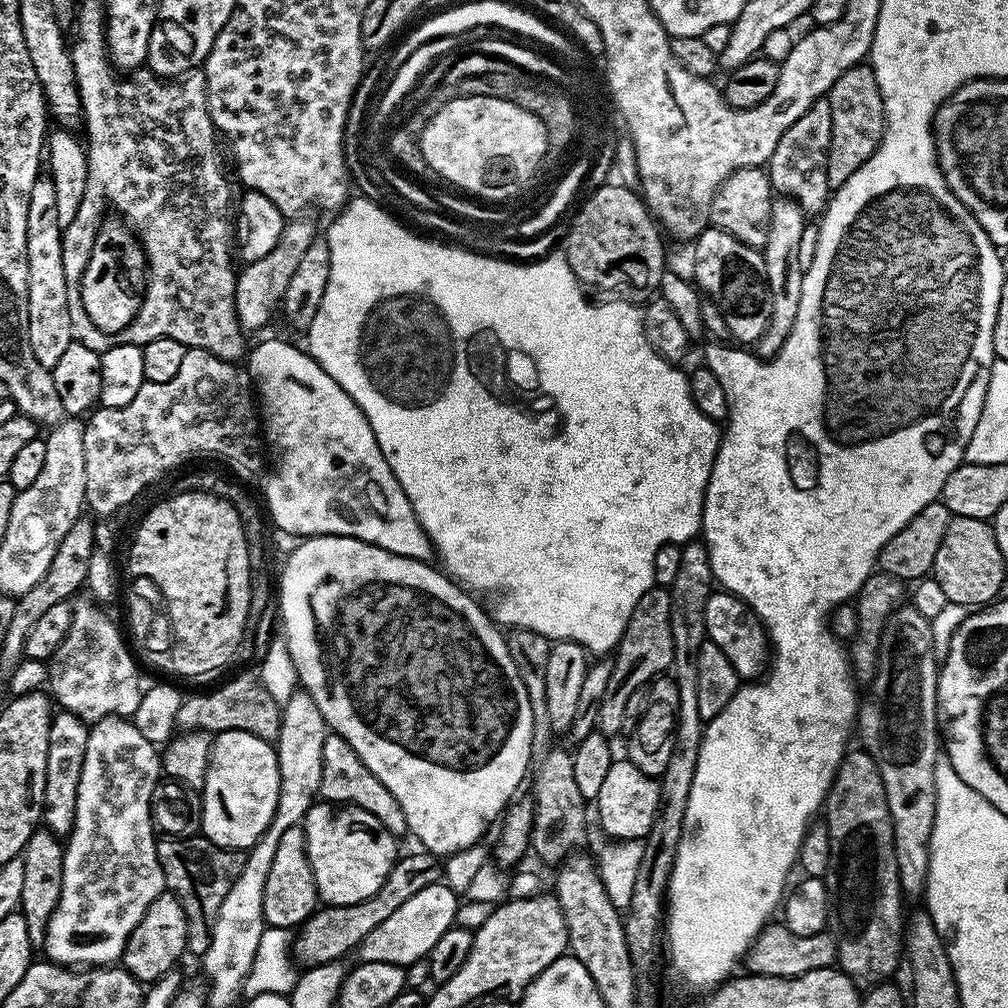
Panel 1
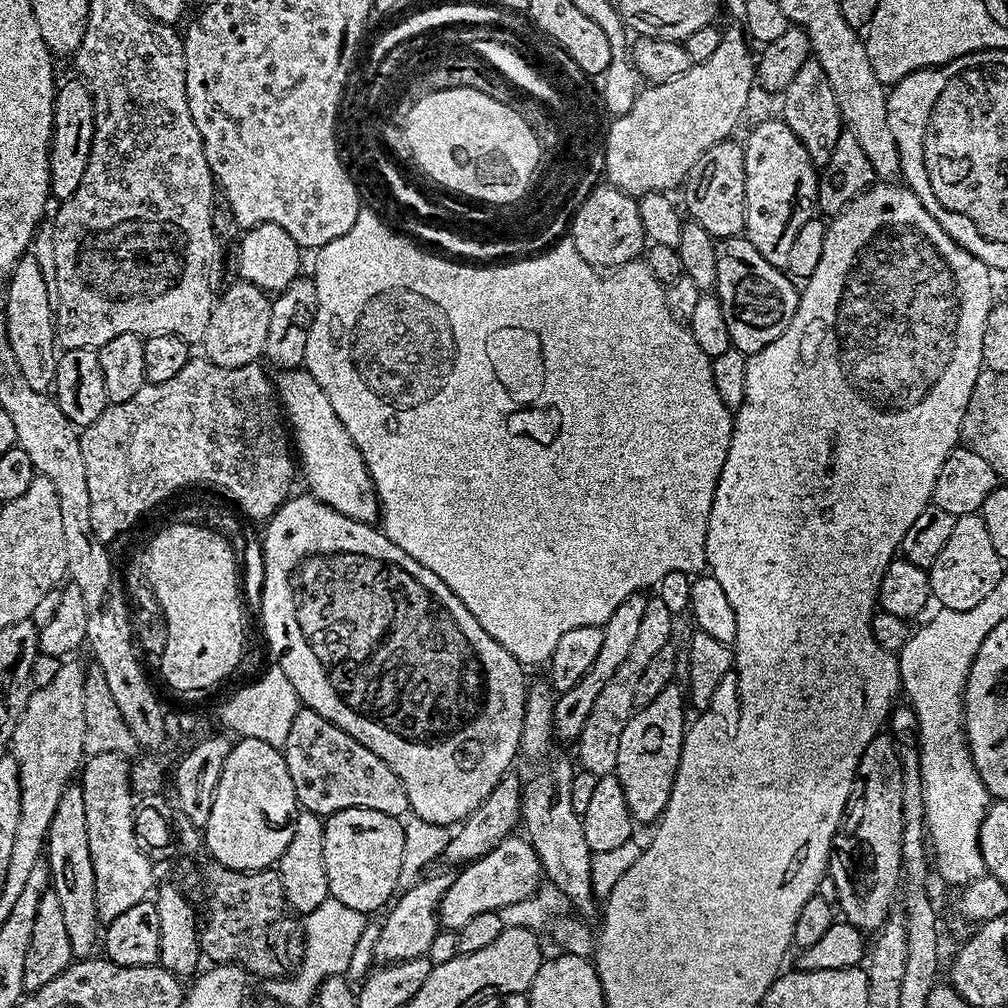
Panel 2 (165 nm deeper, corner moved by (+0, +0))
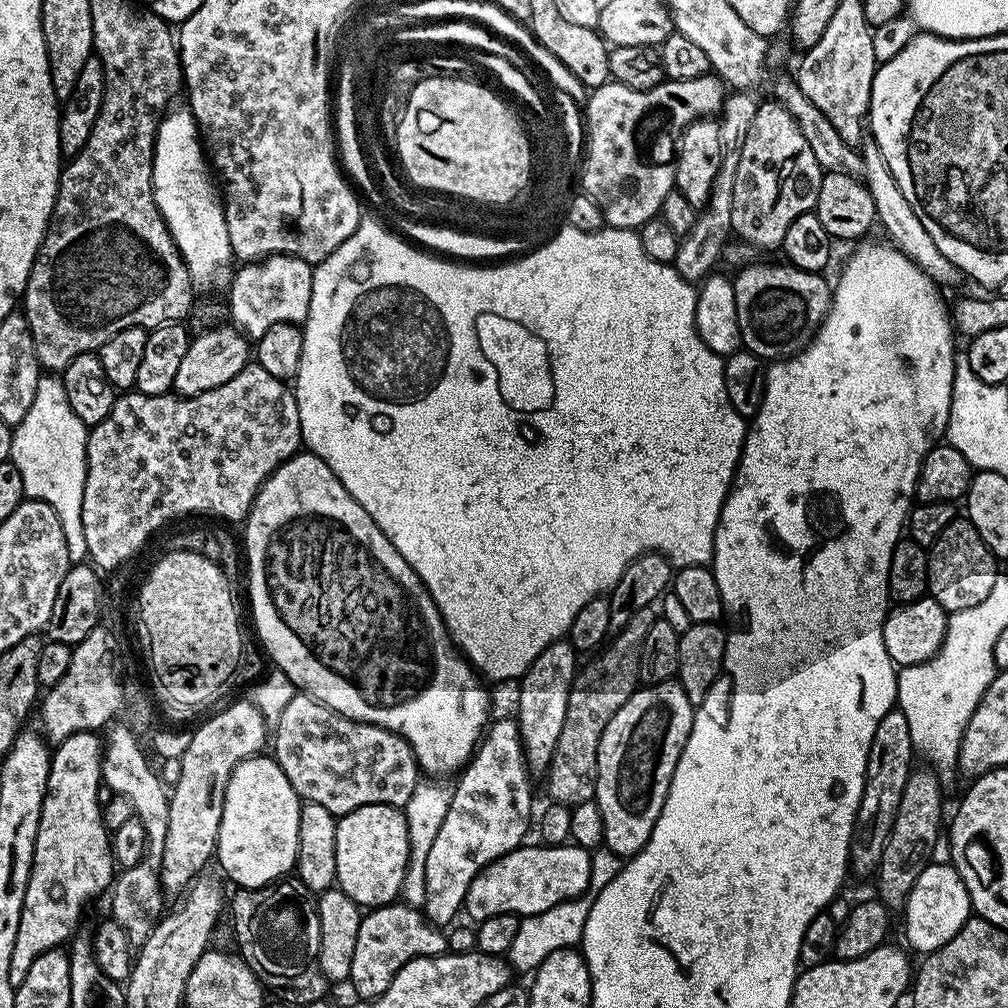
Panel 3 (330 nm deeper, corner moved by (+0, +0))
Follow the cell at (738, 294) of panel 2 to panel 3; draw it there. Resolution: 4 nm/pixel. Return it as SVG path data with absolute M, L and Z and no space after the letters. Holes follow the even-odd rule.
M752 264L742 269L736 281L730 284L731 295L732 292L736 295L736 324L744 339L743 347L765 362L796 355L816 335L816 329L824 321L828 305L832 303L832 288L823 280L823 275L781 264Z

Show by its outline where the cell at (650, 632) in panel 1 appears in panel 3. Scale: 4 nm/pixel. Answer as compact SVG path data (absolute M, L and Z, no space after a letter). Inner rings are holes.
M656 604L638 609L630 622L618 629L591 657L593 660L577 671L570 690L570 702L566 702L566 722L546 773L548 792L555 803L575 806L595 797L598 742L602 730L606 730L606 722L610 722L610 718L614 718L614 714L618 714L618 710L622 710L624 703L636 693L642 642L646 642L646 634L650 634L650 626L654 626L657 619Z

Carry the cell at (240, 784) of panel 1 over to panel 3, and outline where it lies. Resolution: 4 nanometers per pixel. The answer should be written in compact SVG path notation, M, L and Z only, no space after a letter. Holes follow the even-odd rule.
M268 754L246 758L230 774L222 810L222 826L216 839L215 859L236 883L237 889L261 888L287 877L295 869L298 854L298 818L301 799Z

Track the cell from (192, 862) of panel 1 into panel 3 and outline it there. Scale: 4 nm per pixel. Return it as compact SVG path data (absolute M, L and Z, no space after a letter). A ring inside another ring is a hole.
M281 878L274 881L272 884L267 884L261 888L242 888L233 891L233 896L230 896L230 906L232 902L232 928L236 931L236 940L240 943L238 947L238 954L244 961L250 966L250 970L254 970L254 974L259 980L263 980L265 989L277 992L282 999L288 1004L295 1004L295 1006L301 1006L304 1003L318 1002L325 999L328 996L328 988L330 988L330 982L322 974L322 970L316 964L318 958L318 942L320 941L320 931L318 930L318 914L316 913L316 905L310 899L310 893L308 887L305 884L301 884L299 879L296 878Z

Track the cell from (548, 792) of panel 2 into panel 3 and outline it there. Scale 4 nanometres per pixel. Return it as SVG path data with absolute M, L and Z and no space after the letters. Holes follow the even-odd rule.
M561 638L550 642L538 658L534 658L531 666L525 670L523 676L518 681L520 687L520 701L516 704L515 719L520 725L520 741L524 743L524 758L528 761L529 773L547 773L554 750L558 746L558 738L562 735L562 726L566 722L566 702L570 702L570 690L578 671L578 653L574 645L566 638Z

